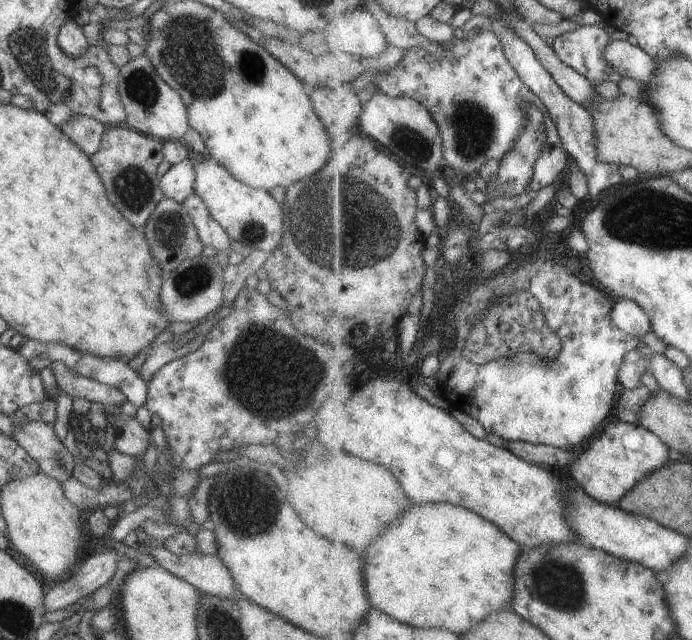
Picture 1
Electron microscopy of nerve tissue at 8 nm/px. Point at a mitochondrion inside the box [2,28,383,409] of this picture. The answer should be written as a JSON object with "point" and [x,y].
{"point":[132,187]}

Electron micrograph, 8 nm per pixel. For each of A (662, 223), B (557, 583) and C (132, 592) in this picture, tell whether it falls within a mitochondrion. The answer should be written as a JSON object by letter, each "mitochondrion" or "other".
{"A":"mitochondrion","B":"mitochondrion","C":"other"}

